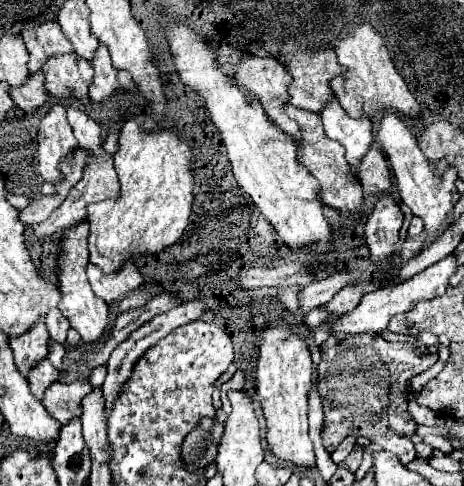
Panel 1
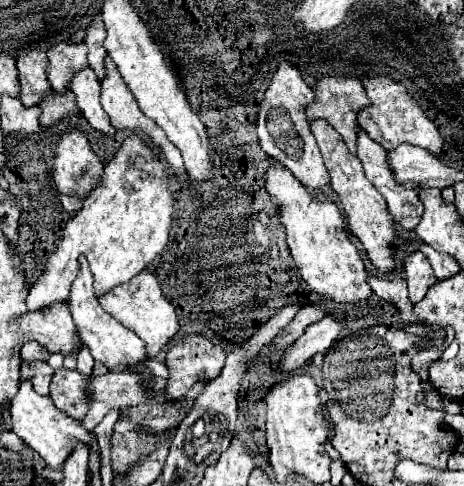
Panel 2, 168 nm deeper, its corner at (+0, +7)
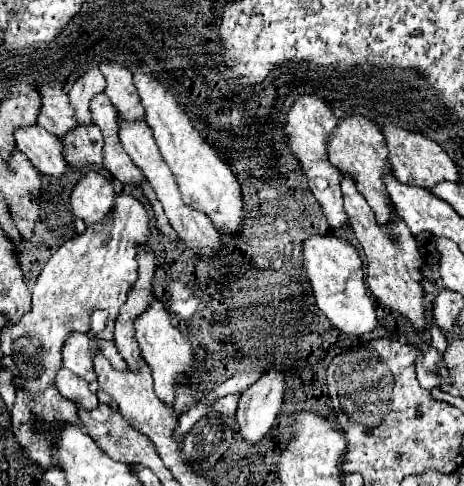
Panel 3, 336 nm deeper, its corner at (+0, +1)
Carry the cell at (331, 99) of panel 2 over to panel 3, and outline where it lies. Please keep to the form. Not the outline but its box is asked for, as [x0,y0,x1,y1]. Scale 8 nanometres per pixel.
[328,114,396,224]

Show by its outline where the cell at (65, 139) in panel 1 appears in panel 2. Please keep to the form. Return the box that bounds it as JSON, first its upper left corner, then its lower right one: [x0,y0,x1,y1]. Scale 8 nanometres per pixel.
[54,128,104,198]

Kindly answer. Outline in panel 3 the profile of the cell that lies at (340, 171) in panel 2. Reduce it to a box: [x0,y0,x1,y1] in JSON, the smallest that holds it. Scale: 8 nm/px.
[342,174,428,334]

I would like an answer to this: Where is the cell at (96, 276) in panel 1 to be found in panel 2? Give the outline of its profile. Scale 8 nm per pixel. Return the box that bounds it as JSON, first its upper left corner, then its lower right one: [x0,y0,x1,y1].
[98,270,180,358]

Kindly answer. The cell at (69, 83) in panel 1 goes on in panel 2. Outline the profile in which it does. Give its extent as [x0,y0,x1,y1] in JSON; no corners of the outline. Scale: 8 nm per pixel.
[68,68,114,134]

